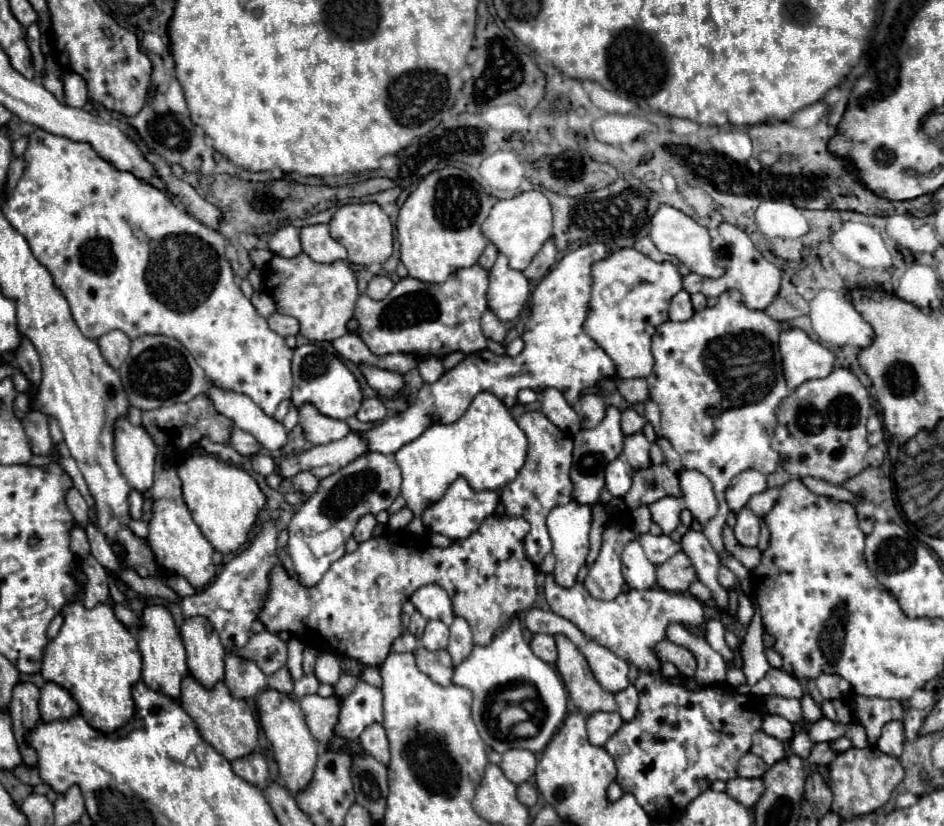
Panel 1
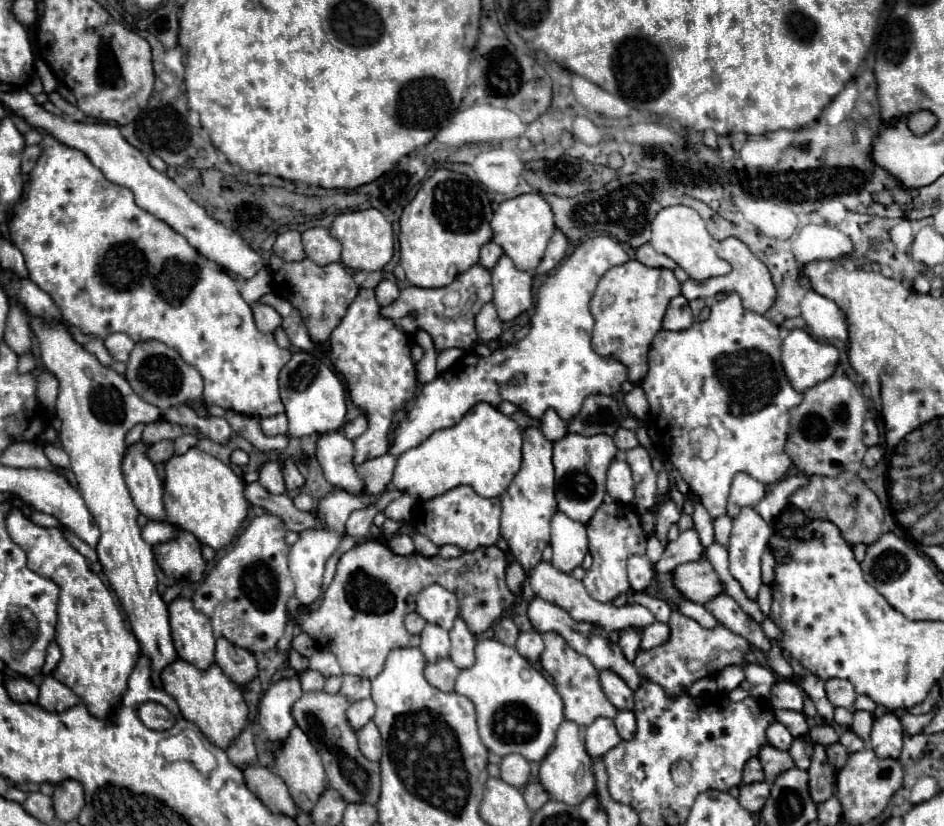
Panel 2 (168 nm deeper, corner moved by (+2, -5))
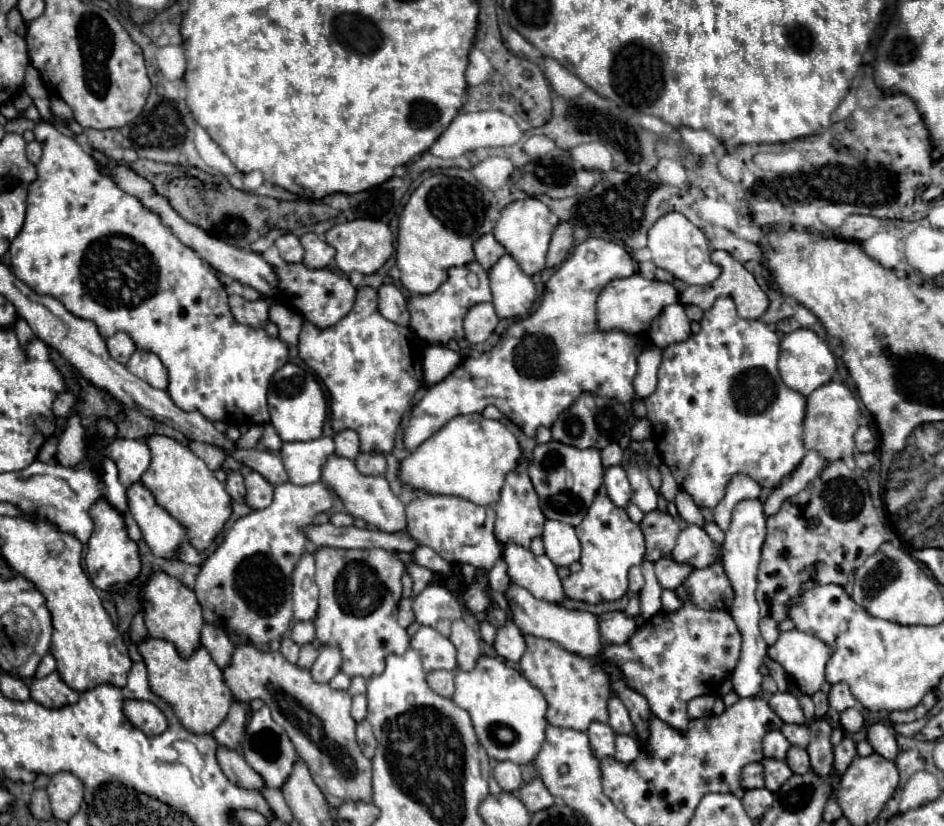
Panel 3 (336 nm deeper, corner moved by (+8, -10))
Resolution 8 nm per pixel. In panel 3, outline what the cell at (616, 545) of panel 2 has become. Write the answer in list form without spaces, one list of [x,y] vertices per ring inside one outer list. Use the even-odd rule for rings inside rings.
[[[597,494],[585,520],[575,530],[581,542],[581,570],[563,580],[565,594],[571,600],[587,604],[601,604],[621,598],[627,592],[629,568],[641,564],[645,556],[645,538],[641,528],[631,522],[623,508],[613,506],[605,494]]]

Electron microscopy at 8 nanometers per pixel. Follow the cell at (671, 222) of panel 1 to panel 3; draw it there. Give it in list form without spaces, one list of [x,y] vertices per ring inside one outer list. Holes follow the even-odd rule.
[[[669,212],[651,226],[647,248],[651,250],[653,262],[659,268],[671,272],[675,278],[683,280],[685,284],[703,286],[715,282],[717,276],[721,274],[721,268],[715,262],[711,262],[711,252],[705,234],[695,224],[691,224],[687,216],[681,212]]]

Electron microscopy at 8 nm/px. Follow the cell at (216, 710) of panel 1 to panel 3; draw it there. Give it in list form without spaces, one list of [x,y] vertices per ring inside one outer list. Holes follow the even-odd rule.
[[[149,638],[139,644],[139,652],[145,660],[149,672],[149,684],[153,694],[165,698],[173,706],[179,722],[193,734],[211,734],[229,714],[229,706],[233,702],[233,694],[229,686],[225,686],[223,672],[217,668],[209,652],[201,646],[189,660],[183,660],[175,646],[167,640]]]

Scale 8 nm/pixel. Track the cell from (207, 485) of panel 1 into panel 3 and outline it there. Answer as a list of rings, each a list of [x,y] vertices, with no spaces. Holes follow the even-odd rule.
[[[151,436],[147,438],[147,444],[151,448],[151,466],[141,476],[141,482],[153,492],[157,504],[173,514],[185,530],[189,530],[189,544],[195,550],[205,552],[233,512],[225,486],[215,478],[207,464],[191,452],[191,448],[179,444],[177,440],[167,436]]]

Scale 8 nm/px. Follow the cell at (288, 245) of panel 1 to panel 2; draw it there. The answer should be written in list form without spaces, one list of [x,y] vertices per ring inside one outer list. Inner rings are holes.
[[[291,229],[281,233],[273,245],[273,253],[283,257],[285,261],[303,261],[305,251],[303,251],[303,243],[301,243],[301,233],[291,231]]]

